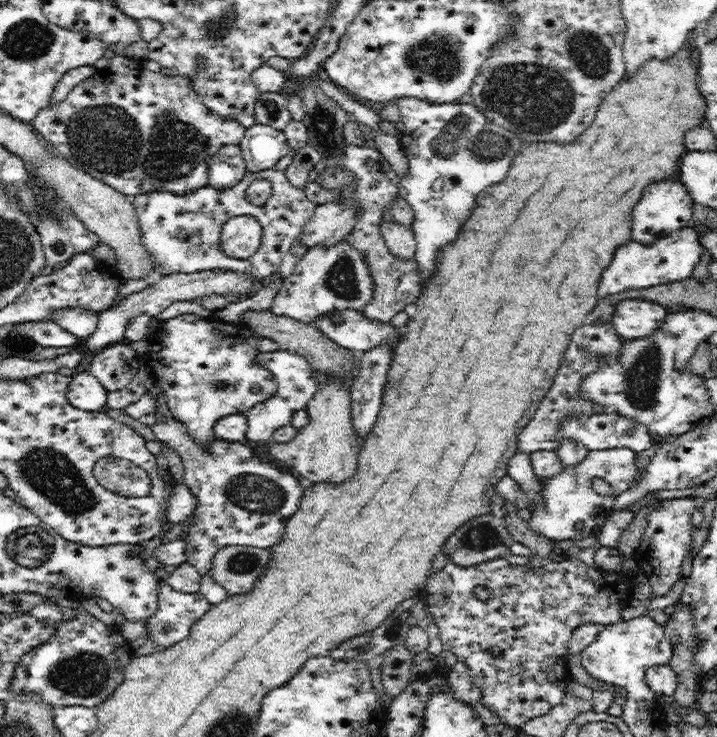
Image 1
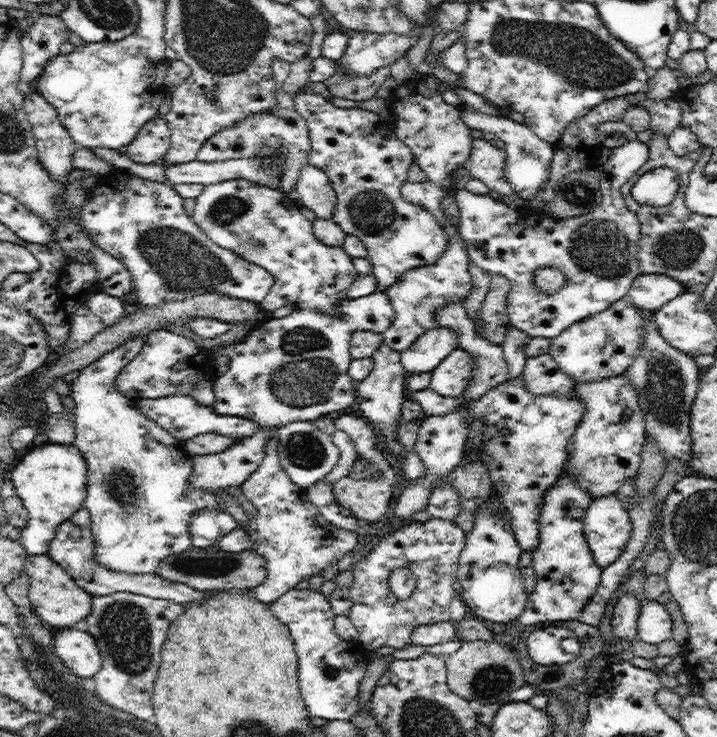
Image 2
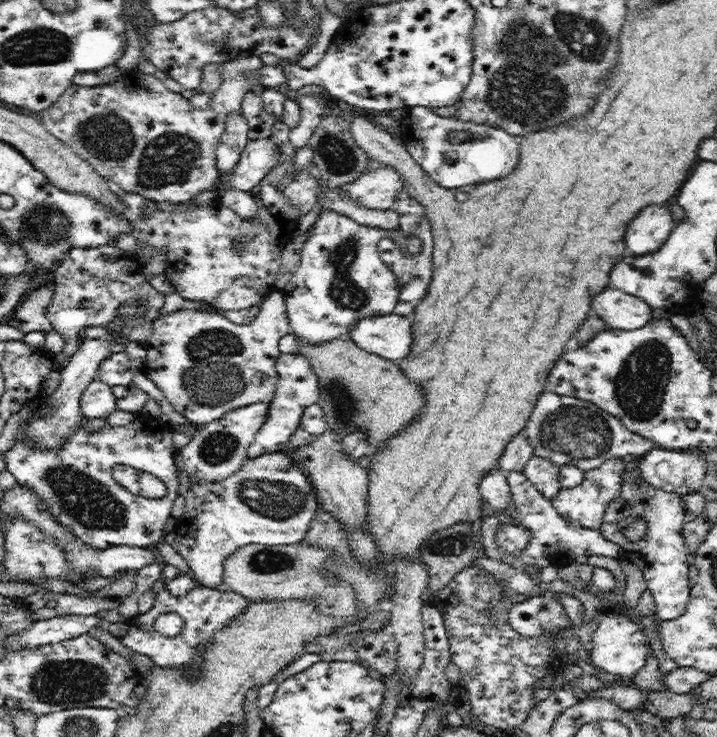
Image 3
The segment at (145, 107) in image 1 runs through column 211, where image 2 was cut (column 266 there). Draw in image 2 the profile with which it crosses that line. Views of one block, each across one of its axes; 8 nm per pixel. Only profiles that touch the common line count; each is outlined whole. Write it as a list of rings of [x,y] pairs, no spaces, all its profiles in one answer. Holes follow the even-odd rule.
[[[280,59],[272,61],[272,72],[277,86],[276,105],[262,111],[262,113],[250,115],[249,118],[244,118],[234,123],[233,126],[220,130],[214,134],[214,137],[208,138],[197,153],[197,160],[201,162],[225,162],[240,158],[276,157],[280,154],[281,158],[286,160],[288,164],[292,162],[292,174],[282,174],[282,182],[279,183],[279,188],[281,192],[286,194],[295,190],[302,168],[309,164],[311,141],[307,123],[294,106],[293,95],[284,90],[284,80],[289,75],[290,65],[291,63]]]

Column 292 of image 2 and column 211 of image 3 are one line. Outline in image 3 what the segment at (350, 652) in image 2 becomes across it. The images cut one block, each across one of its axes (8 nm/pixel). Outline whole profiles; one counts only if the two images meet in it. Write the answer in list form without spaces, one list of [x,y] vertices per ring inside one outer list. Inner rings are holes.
[[[198,584],[189,593],[180,597],[174,597],[168,589],[164,589],[156,593],[153,608],[149,612],[139,613],[126,622],[128,633],[121,638],[121,642],[134,653],[149,656],[156,667],[176,667],[180,671],[192,669],[201,660],[200,648],[214,639],[217,631],[228,627],[229,622],[242,614],[242,610],[248,606],[249,601],[244,596],[230,589],[219,590]],[[169,616],[181,618],[184,624],[182,632],[174,638],[167,638],[154,628],[157,619]]]

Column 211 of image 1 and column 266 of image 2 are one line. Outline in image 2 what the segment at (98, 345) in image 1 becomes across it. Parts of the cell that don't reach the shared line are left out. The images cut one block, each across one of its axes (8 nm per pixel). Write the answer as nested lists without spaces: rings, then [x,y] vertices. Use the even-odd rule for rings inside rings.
[[[120,170],[104,176],[98,175],[97,185],[87,190],[87,200],[82,205],[81,223],[92,243],[108,252],[132,273],[132,293],[139,306],[158,306],[168,301],[181,301],[206,291],[226,293],[234,298],[255,303],[262,302],[274,284],[274,277],[262,266],[254,265],[214,244],[184,209],[184,200],[170,184],[154,182]]]

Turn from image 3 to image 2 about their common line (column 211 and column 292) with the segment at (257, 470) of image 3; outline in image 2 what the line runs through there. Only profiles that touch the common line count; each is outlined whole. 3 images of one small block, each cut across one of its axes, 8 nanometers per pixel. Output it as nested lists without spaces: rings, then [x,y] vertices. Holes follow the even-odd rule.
[[[274,434],[266,442],[262,464],[242,484],[242,493],[257,508],[258,513],[241,526],[253,542],[253,548],[266,560],[268,575],[252,590],[259,602],[270,603],[296,587],[301,580],[321,574],[329,564],[342,560],[358,544],[358,532],[334,527],[308,501],[304,489],[295,485],[278,459],[278,437]]]

